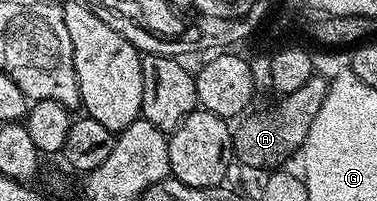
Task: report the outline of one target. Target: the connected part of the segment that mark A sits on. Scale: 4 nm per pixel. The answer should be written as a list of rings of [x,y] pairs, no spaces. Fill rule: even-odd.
[[[314,73],[302,89],[287,92],[286,97],[273,111],[265,115],[252,115],[239,120],[232,137],[232,150],[235,158],[240,159],[248,167],[268,167],[276,169],[291,151],[299,152],[303,148],[306,137],[310,133],[310,125],[314,125],[314,117],[318,117],[318,109],[322,109],[322,101],[326,101],[329,80],[323,79],[320,73]]]

